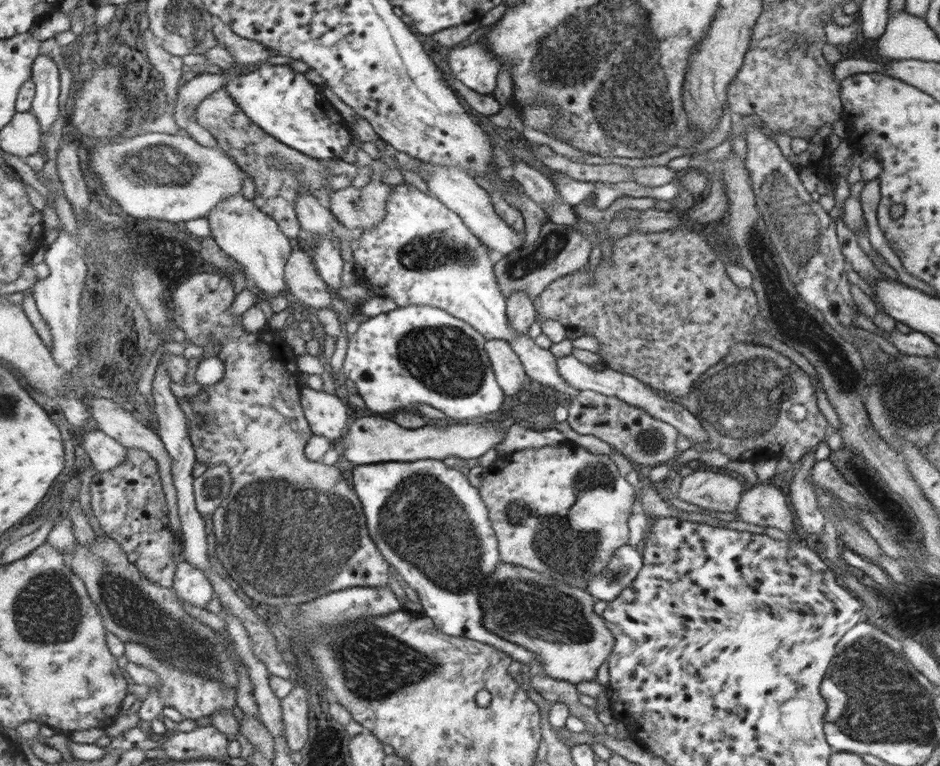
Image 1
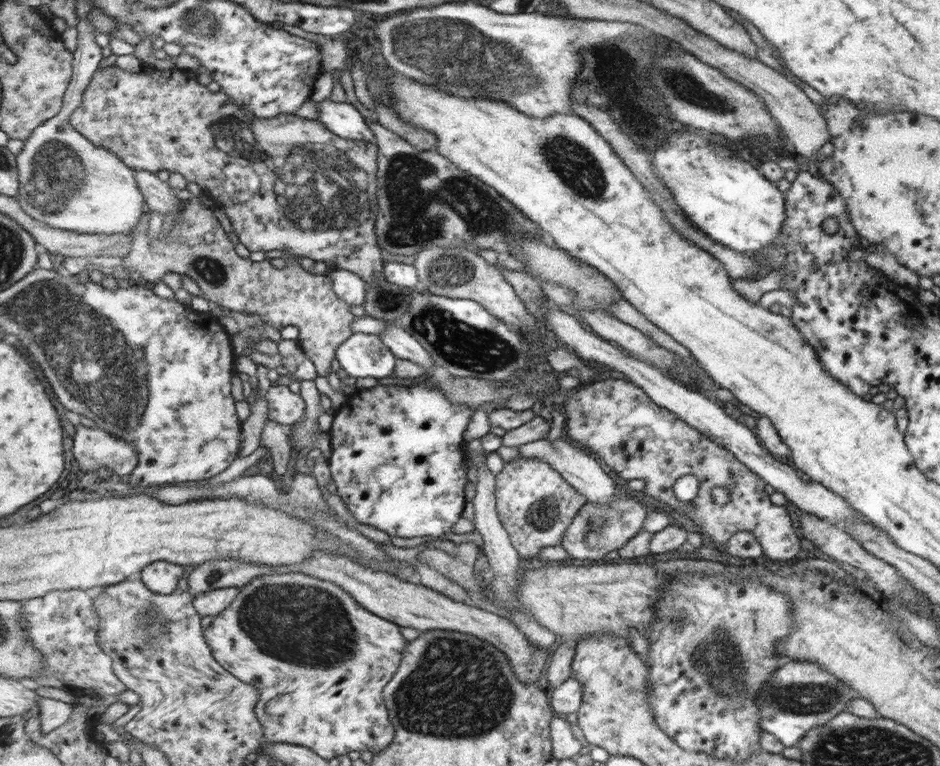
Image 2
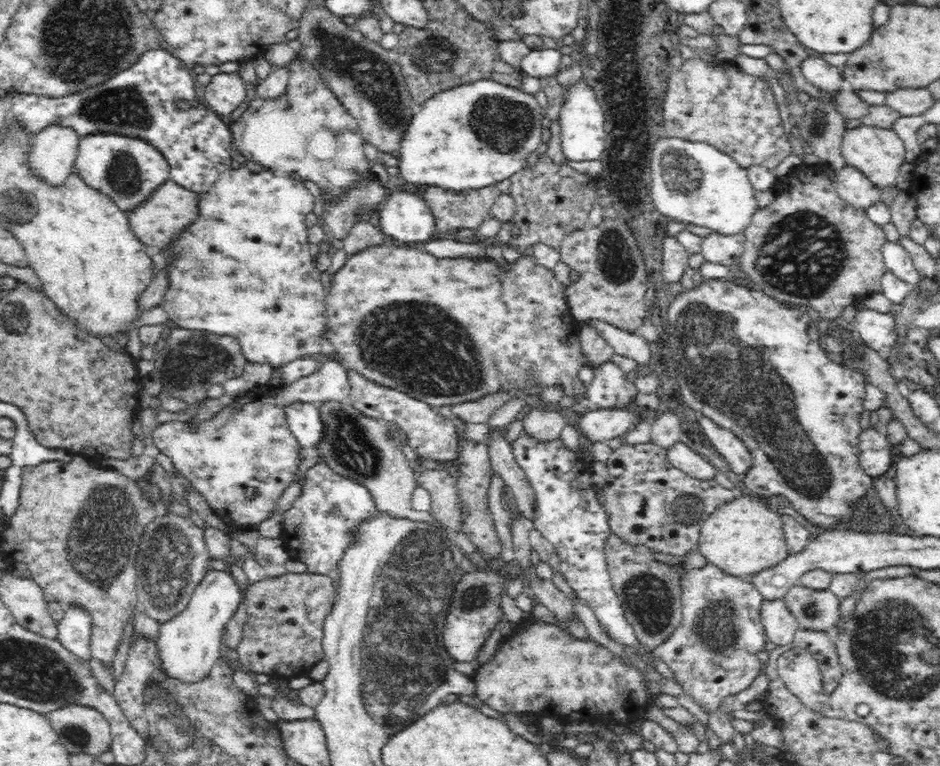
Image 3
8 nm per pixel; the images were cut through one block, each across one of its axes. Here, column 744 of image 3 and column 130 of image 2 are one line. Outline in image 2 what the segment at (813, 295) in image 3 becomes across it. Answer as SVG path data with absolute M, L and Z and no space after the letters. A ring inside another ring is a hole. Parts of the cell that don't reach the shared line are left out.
M191 197L187 201L182 214L184 214L182 216L183 226L181 224L175 226L167 236L157 241L149 238L146 224L148 218L143 217L141 223L130 232L130 236L133 237L131 252L120 255L125 270L131 276L140 276L142 279L154 283L165 279L165 275L169 272L185 275L196 282L201 289L201 295L209 300L211 304L216 303L225 310L228 309L237 313L257 315L280 331L286 326L297 326L300 330L297 339L305 350L305 356L312 361L319 377L329 376L331 364L336 358L338 348L355 333L353 326L356 319L347 302L335 293L334 280L330 275L315 275L307 272L301 264L297 264L293 259L286 260L286 267L279 270L270 261L251 262L249 258L241 258L235 252L233 242L227 238L228 233L223 230L223 226L219 224L219 221L213 215L213 207L205 207L201 204L199 197Z

